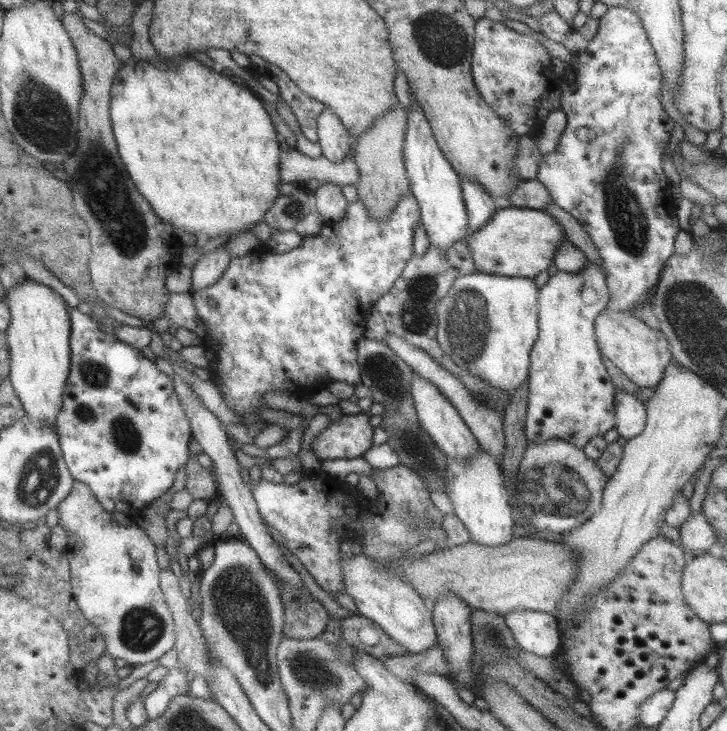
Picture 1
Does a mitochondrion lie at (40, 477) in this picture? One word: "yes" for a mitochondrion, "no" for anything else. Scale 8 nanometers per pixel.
yes

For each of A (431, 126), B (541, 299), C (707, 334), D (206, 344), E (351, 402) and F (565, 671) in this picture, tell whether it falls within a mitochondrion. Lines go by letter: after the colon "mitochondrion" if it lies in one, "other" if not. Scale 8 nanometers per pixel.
A: other
B: other
C: mitochondrion
D: other
E: other
F: other

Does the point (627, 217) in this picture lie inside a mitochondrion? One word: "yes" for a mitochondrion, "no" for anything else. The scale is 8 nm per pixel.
yes

